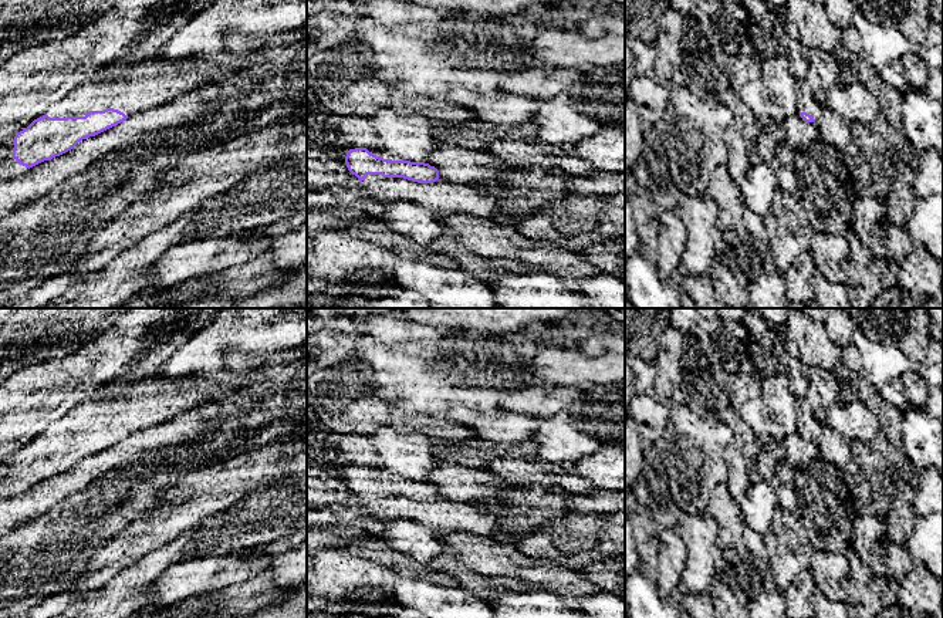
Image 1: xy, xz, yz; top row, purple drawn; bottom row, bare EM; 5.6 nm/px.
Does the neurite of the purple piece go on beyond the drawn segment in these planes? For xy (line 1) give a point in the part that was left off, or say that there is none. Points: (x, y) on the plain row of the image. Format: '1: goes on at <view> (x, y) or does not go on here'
1: goes on at xy (10, 486)

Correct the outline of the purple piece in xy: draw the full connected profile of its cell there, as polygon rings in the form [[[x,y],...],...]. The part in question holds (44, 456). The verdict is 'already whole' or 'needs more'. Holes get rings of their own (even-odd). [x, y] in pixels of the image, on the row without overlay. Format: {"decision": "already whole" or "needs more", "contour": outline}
{"decision": "needs more", "contour": [[[119,412],[114,423],[74,433],[60,425],[70,413],[53,422],[45,433],[0,462],[0,466],[7,470],[0,477],[0,500],[14,497],[30,486],[65,472],[82,457],[95,455],[131,435],[128,412]]]}

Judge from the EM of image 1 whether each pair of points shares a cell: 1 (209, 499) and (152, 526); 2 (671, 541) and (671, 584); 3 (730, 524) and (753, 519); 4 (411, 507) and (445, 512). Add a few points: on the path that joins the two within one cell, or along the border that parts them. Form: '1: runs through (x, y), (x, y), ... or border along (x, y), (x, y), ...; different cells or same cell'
1: runs through (195, 507), (176, 513), (166, 522); same cell
2: runs through (671, 551), (671, 574); same cell
3: border along (739, 505), (746, 524); different cells
4: runs through (419, 510), (436, 512); same cell

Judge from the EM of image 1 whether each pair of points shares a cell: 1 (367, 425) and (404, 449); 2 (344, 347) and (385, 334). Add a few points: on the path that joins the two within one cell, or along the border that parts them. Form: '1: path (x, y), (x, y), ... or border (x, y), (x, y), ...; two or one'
1: border (381, 428), (413, 432); two
2: border (351, 328), (362, 338); two

